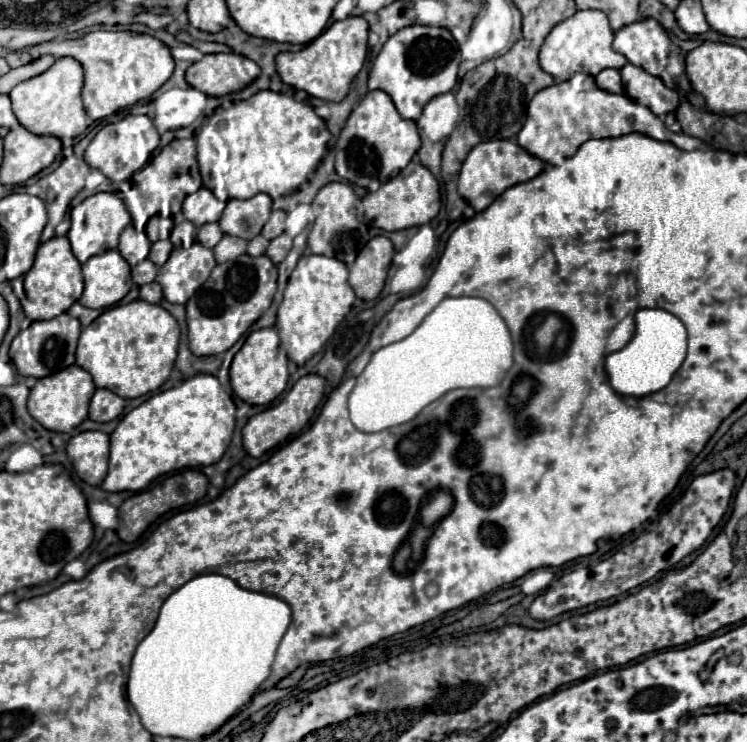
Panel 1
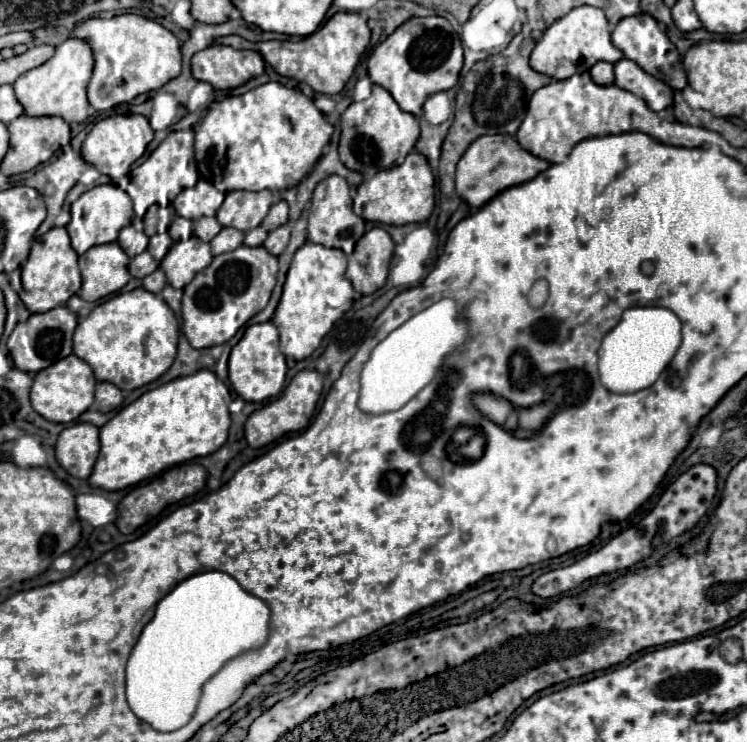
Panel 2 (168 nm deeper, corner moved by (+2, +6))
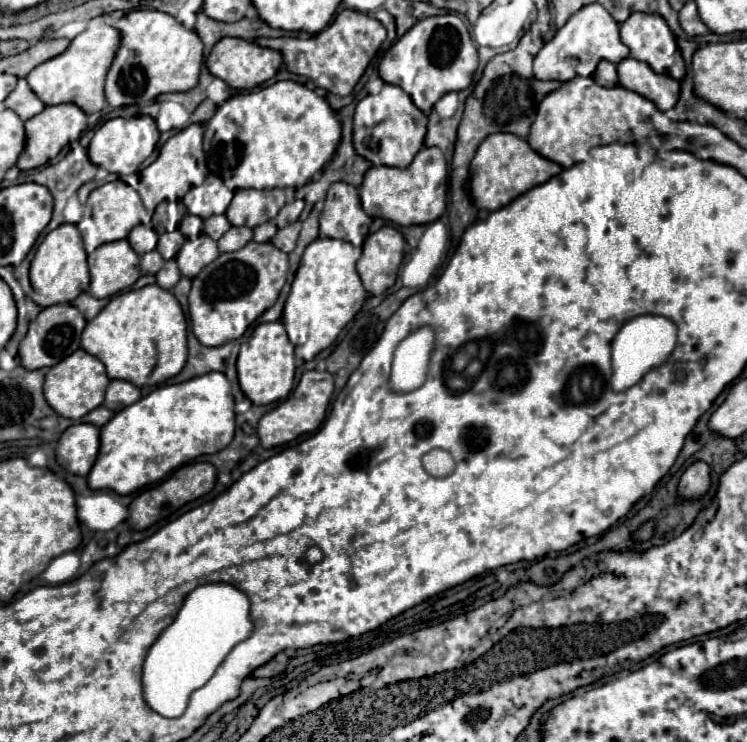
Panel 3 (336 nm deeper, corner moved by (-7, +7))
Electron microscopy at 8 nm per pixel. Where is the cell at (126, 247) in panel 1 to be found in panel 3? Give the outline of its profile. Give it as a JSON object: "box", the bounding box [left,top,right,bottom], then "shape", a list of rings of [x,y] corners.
{"box":[128,221,158,255],"shape":[[[147,221],[146,224],[138,224],[138,227],[132,229],[132,233],[128,235],[128,243],[132,245],[132,249],[138,255],[144,255],[152,249],[156,249],[158,243],[158,233],[154,231],[152,221]]]}

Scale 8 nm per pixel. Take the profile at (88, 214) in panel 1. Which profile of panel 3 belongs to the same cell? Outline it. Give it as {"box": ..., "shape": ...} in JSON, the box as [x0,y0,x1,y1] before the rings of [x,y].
{"box":[78,175,151,253],"shape":[[[128,175],[123,178],[118,177],[118,181],[106,183],[106,185],[98,187],[98,189],[94,189],[94,191],[90,193],[88,203],[86,203],[86,207],[88,207],[90,213],[84,211],[84,217],[82,217],[82,221],[78,223],[78,229],[80,229],[82,239],[84,239],[84,249],[86,249],[86,253],[92,253],[96,247],[100,247],[100,245],[104,245],[104,243],[112,243],[112,241],[126,239],[128,233],[132,231],[132,227],[136,227],[138,223],[145,223],[148,220],[151,221],[151,219],[146,219],[148,215],[145,213],[146,210],[144,205],[142,205],[142,199],[140,199],[140,195],[136,193],[136,191],[138,192],[138,186],[136,189],[133,188],[130,185],[131,182],[134,183],[135,179],[130,178]]]}

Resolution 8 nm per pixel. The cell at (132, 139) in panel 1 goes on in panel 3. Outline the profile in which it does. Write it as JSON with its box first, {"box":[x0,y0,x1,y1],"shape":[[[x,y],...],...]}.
{"box":[87,115,160,175],"shape":[[[148,115],[130,117],[130,119],[118,117],[118,119],[106,121],[100,129],[96,129],[87,154],[94,165],[104,167],[108,173],[130,175],[130,173],[136,173],[138,165],[154,151],[158,139],[160,139],[160,131],[152,117],[148,117]]]}

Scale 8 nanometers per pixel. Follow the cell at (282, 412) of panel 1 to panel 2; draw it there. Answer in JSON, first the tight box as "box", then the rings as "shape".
{"box":[245,370,323,448],"shape":[[[301,370],[293,376],[293,380],[289,382],[289,386],[283,390],[281,396],[277,396],[275,400],[271,400],[269,404],[265,404],[261,410],[255,410],[247,422],[245,422],[245,438],[249,442],[251,448],[261,448],[267,446],[275,440],[279,440],[285,434],[291,432],[301,432],[309,426],[309,420],[315,412],[317,400],[321,396],[323,390],[323,374],[317,370]]]}

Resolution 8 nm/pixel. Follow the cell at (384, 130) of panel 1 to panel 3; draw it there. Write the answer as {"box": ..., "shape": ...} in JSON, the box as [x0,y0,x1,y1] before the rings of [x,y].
{"box":[354,85,428,167],"shape":[[[384,85],[378,95],[368,95],[356,105],[354,113],[354,149],[372,165],[408,167],[414,155],[424,147],[428,117],[416,109],[414,101],[396,85]]]}

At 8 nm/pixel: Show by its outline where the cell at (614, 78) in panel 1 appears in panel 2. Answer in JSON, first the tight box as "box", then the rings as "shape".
{"box":[589,62,615,84],"shape":[[[597,62],[589,72],[597,84],[613,84],[615,82],[613,64],[609,64],[609,62]]]}

